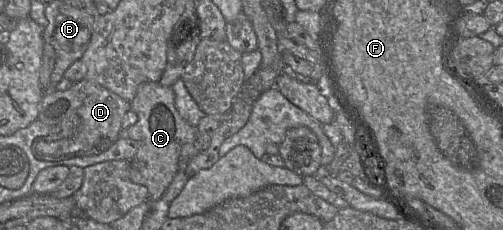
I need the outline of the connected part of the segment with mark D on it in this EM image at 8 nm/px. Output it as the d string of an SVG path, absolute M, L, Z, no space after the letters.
M87 79L74 83L66 90L51 89L45 92L40 102L38 120L47 125L56 126L66 116L75 113L79 117L79 125L72 136L53 142L40 140L36 143L34 141L32 149L38 158L52 161L61 159L60 156L69 153L89 151L103 138L115 143L120 137L124 115L130 110L131 102Z

